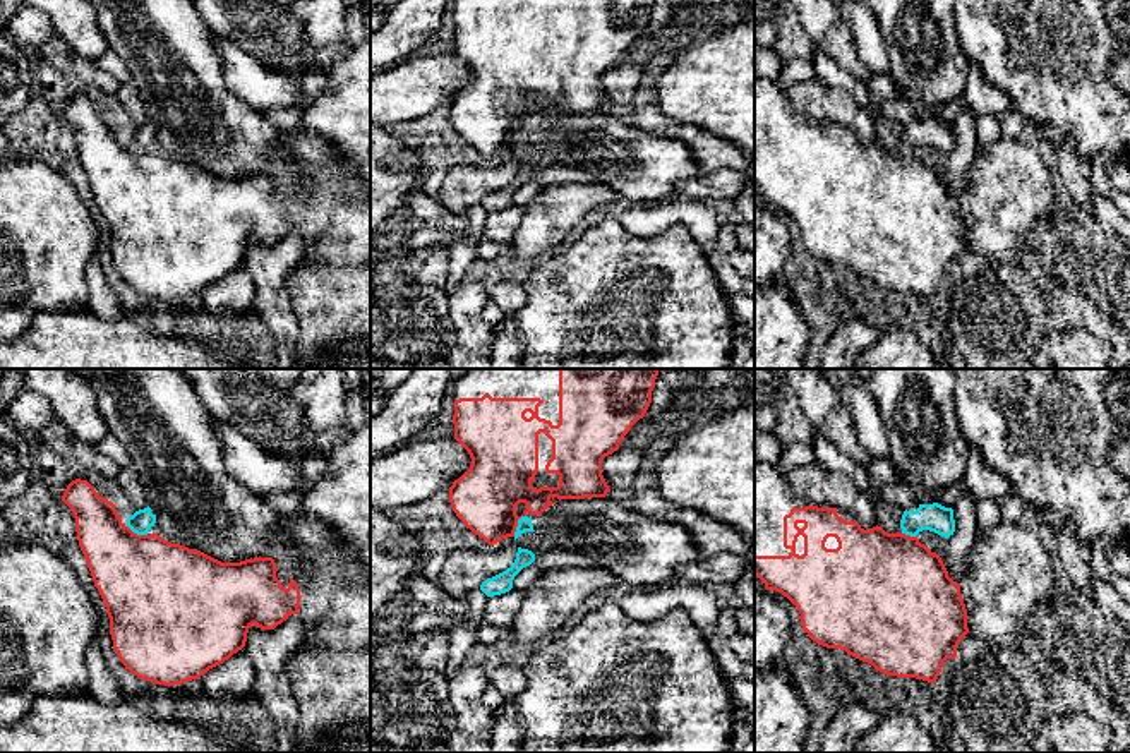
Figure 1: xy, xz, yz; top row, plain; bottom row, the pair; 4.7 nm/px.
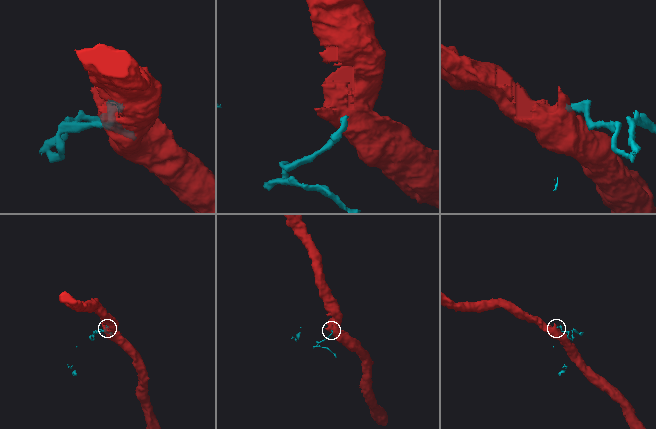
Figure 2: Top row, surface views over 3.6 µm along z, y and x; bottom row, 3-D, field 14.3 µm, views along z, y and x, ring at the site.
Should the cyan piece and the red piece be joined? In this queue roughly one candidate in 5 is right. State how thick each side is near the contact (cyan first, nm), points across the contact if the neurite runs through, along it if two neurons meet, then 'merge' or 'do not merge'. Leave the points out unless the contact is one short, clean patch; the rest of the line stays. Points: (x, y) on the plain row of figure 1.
calibres 60 and 300 nm; border xz (522, 131), (513, 151); do not merge

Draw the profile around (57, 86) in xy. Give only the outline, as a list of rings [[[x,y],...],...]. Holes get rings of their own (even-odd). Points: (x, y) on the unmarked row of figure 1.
[[[39,57],[34,74],[38,77],[38,89],[55,115],[62,115],[67,101],[75,94],[87,96],[103,115],[111,118],[118,115],[115,96],[89,87],[75,75],[55,69],[53,63]]]

